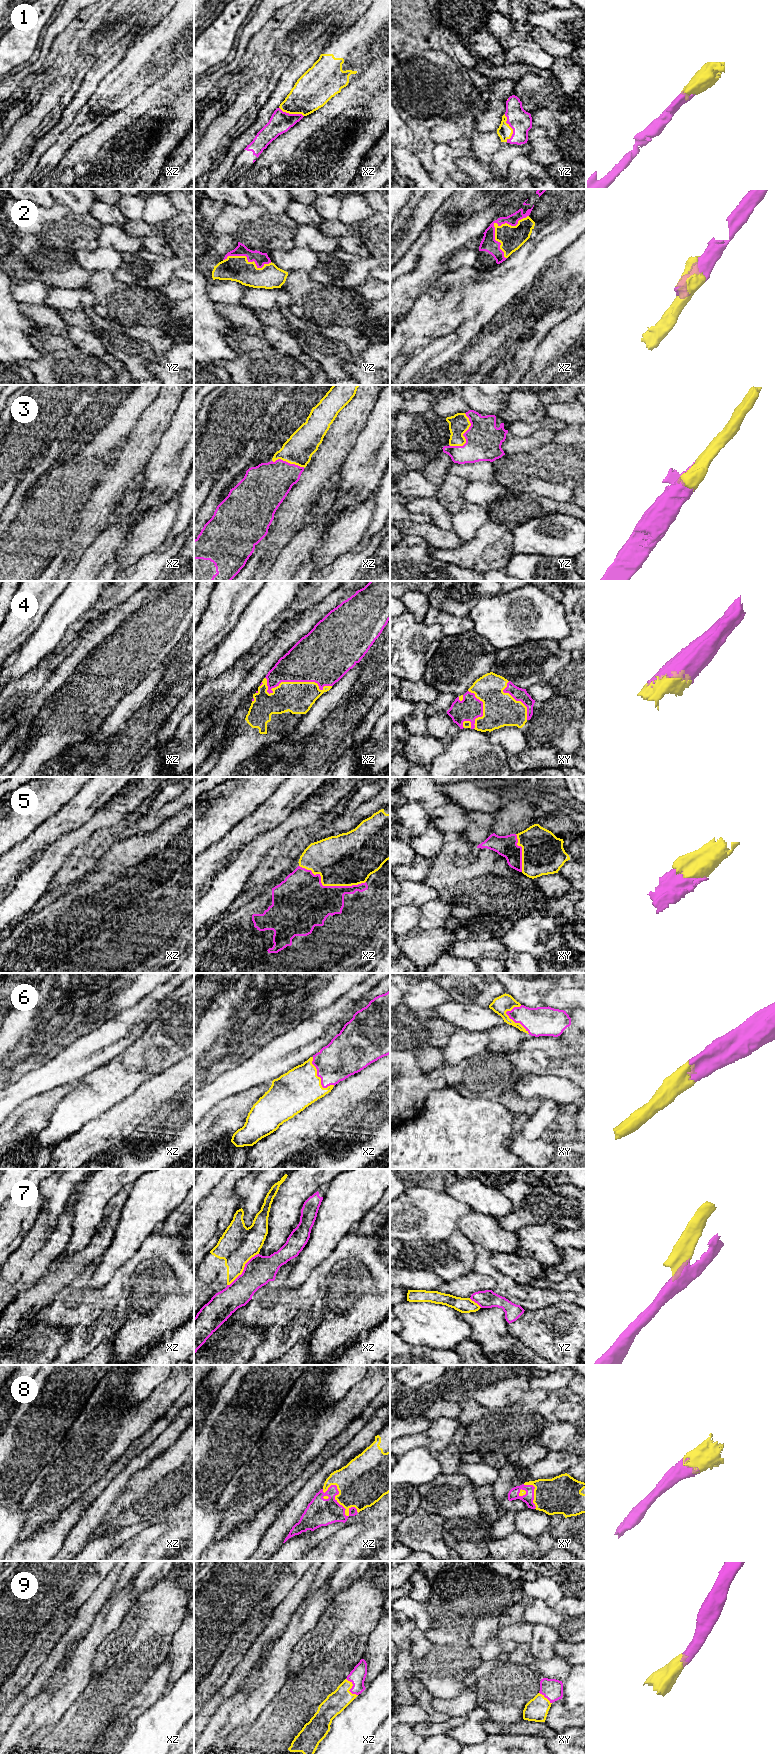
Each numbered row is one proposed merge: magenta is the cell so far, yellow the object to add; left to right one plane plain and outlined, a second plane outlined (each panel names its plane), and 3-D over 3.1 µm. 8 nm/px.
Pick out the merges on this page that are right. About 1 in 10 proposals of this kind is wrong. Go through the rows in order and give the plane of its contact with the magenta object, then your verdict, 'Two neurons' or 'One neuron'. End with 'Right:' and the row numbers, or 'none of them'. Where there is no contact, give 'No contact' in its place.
1: Touches magenta in yz. One neuron
2: Touches magenta in xz. One neuron
3: Touches magenta in yz. One neuron
4: Touches magenta in xz. One neuron
5: Touches magenta in xz. One neuron
6: Touches magenta in xz. One neuron
7: Touches magenta in xz. Two neurons
8: Touches magenta in xz. One neuron
9: Touches magenta in xz. One neuron
Right: 1, 2, 3, 4, 5, 6, 8, 9

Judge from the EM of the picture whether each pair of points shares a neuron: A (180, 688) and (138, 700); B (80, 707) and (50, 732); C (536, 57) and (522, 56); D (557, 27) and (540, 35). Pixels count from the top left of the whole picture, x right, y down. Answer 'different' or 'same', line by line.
A: different
B: same
C: same
D: different

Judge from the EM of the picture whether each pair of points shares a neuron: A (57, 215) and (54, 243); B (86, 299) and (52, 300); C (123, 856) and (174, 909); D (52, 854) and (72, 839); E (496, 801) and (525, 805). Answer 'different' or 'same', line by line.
A: same
B: same
C: different
D: same
E: different

